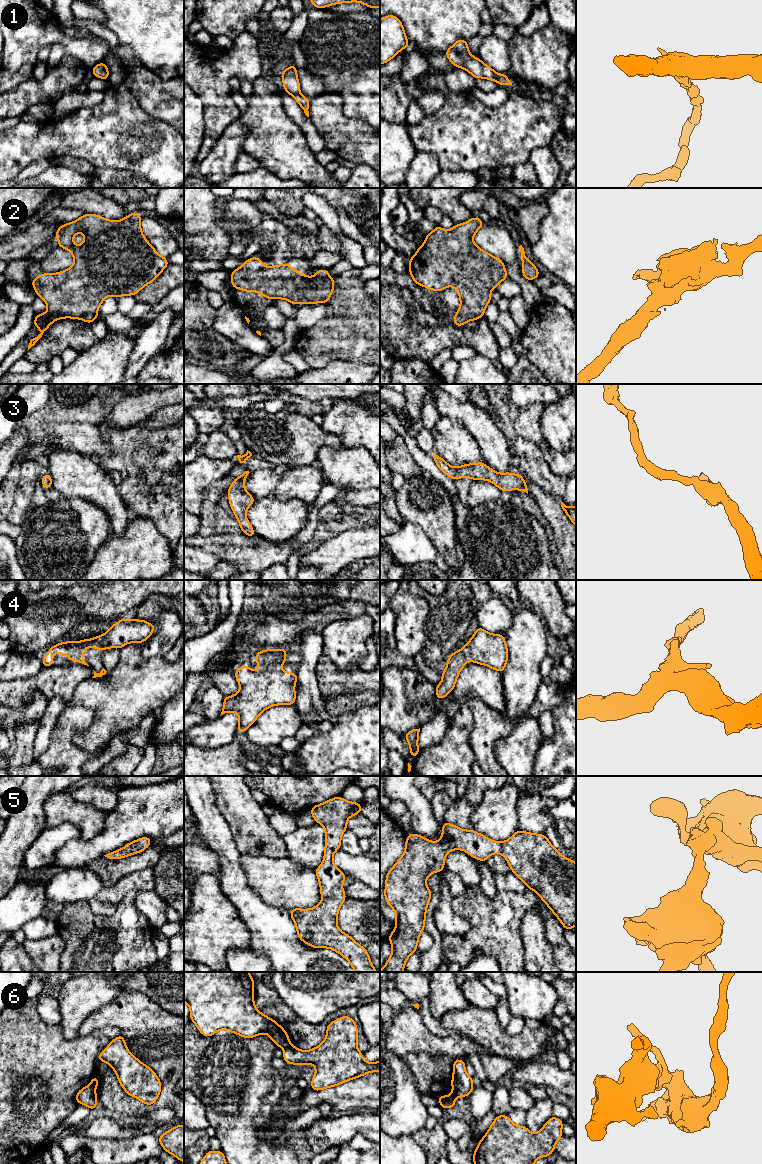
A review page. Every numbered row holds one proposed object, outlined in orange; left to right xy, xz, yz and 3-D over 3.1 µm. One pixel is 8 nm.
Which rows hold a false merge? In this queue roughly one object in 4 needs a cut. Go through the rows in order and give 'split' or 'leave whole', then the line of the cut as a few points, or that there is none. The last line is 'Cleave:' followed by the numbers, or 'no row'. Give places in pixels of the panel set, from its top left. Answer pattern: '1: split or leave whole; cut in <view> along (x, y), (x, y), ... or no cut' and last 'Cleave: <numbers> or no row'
1: leave whole; no cut
2: leave whole; no cut
3: leave whole; no cut
4: leave whole; no cut
5: leave whole; no cut
6: split; cut in xz along (290, 1044), (283, 1048)
Cleave: 6

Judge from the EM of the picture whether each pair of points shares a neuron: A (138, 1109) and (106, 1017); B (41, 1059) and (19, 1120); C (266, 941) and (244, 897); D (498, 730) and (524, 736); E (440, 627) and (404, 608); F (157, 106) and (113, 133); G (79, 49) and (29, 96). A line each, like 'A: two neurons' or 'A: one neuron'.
A: one neuron
B: one neuron
C: one neuron
D: two neurons
E: two neurons
F: two neurons
G: two neurons

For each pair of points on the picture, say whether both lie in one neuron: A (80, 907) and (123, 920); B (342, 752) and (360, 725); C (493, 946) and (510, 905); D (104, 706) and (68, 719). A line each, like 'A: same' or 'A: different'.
A: same
B: same
C: same
D: different

